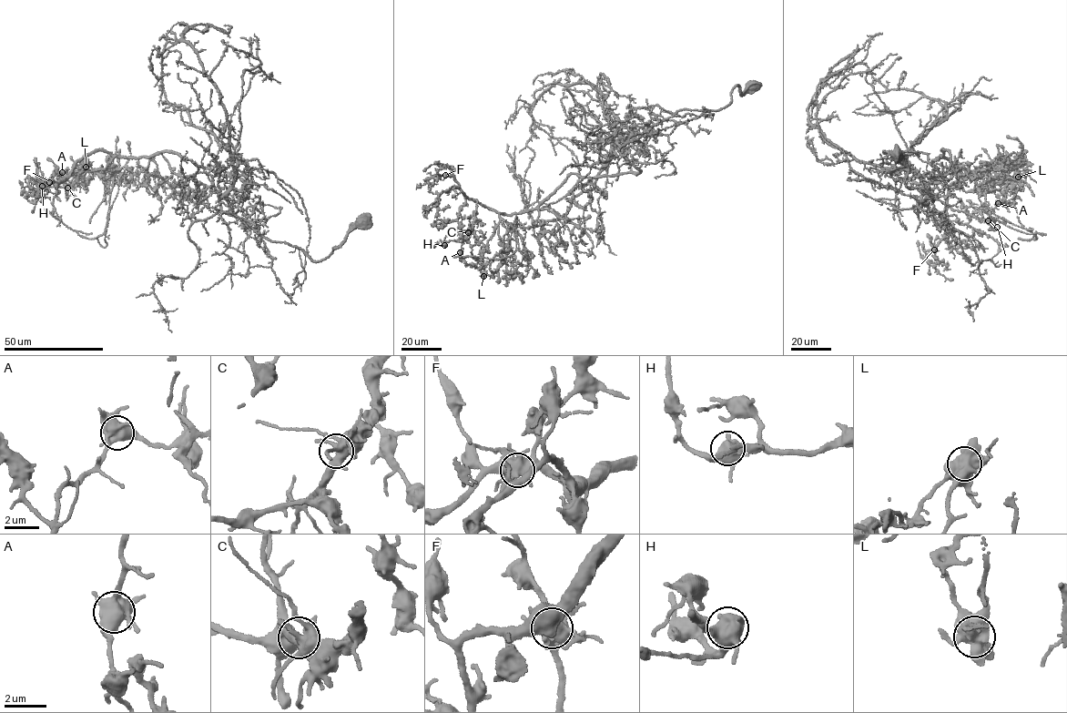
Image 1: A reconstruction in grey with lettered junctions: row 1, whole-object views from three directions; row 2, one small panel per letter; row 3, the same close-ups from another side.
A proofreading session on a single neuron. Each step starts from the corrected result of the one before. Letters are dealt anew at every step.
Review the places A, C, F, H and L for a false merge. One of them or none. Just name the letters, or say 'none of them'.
L

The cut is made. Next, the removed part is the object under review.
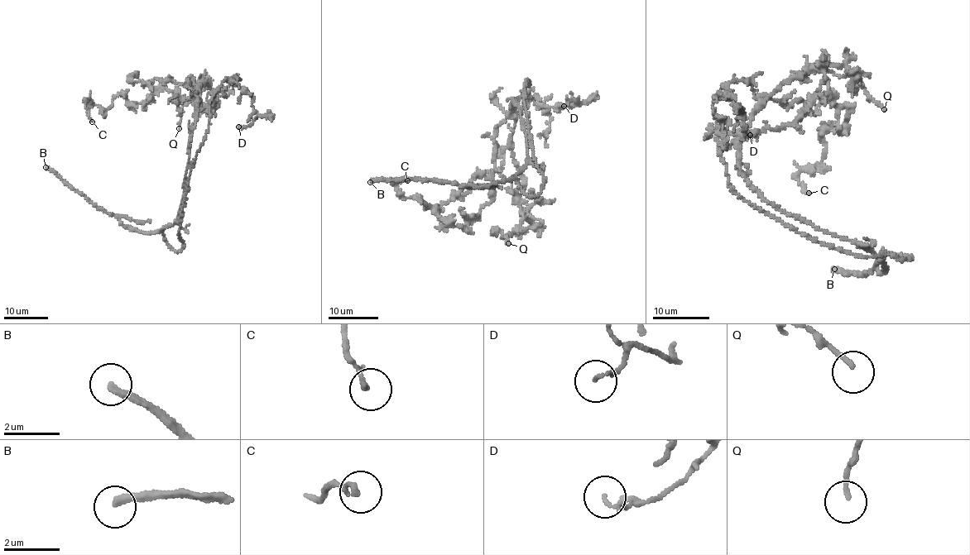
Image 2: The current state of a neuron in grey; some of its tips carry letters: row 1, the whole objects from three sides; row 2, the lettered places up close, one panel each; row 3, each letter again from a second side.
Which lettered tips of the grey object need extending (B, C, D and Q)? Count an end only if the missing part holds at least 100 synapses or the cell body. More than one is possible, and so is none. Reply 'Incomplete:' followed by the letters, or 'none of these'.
Incomplete: B

